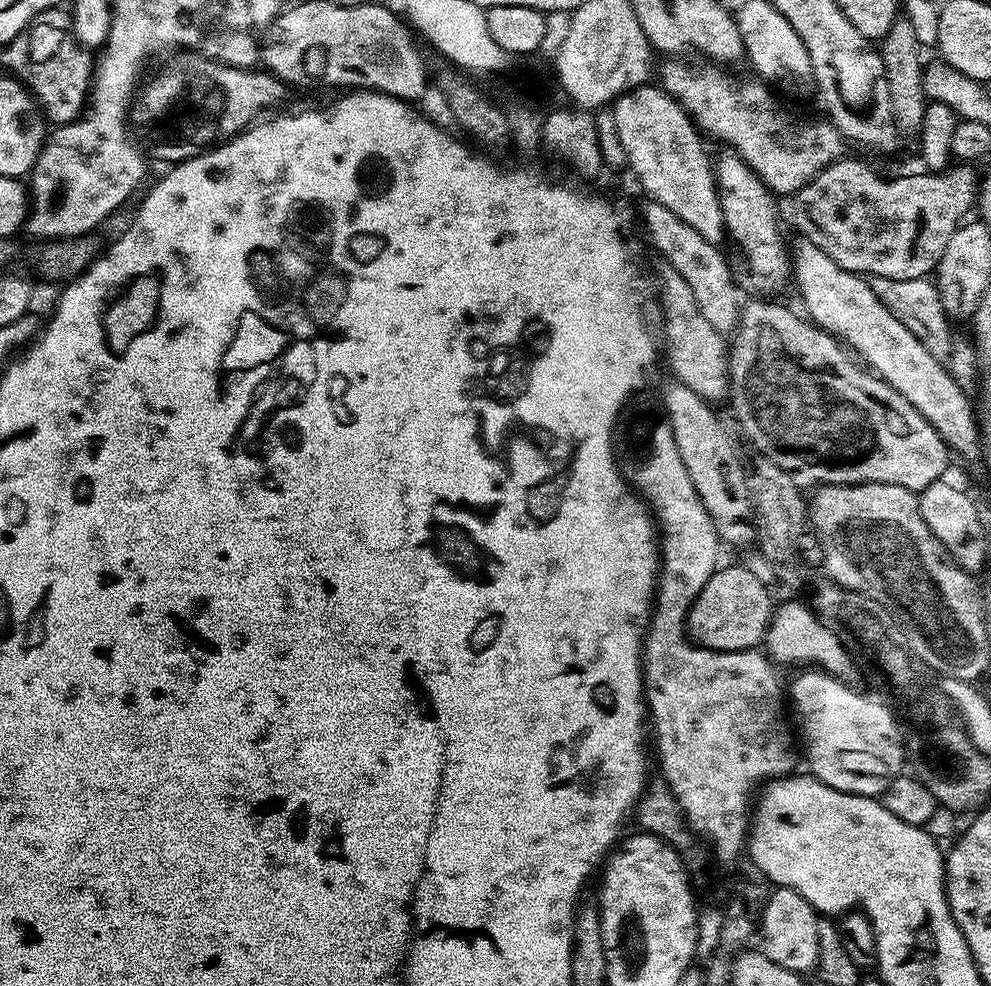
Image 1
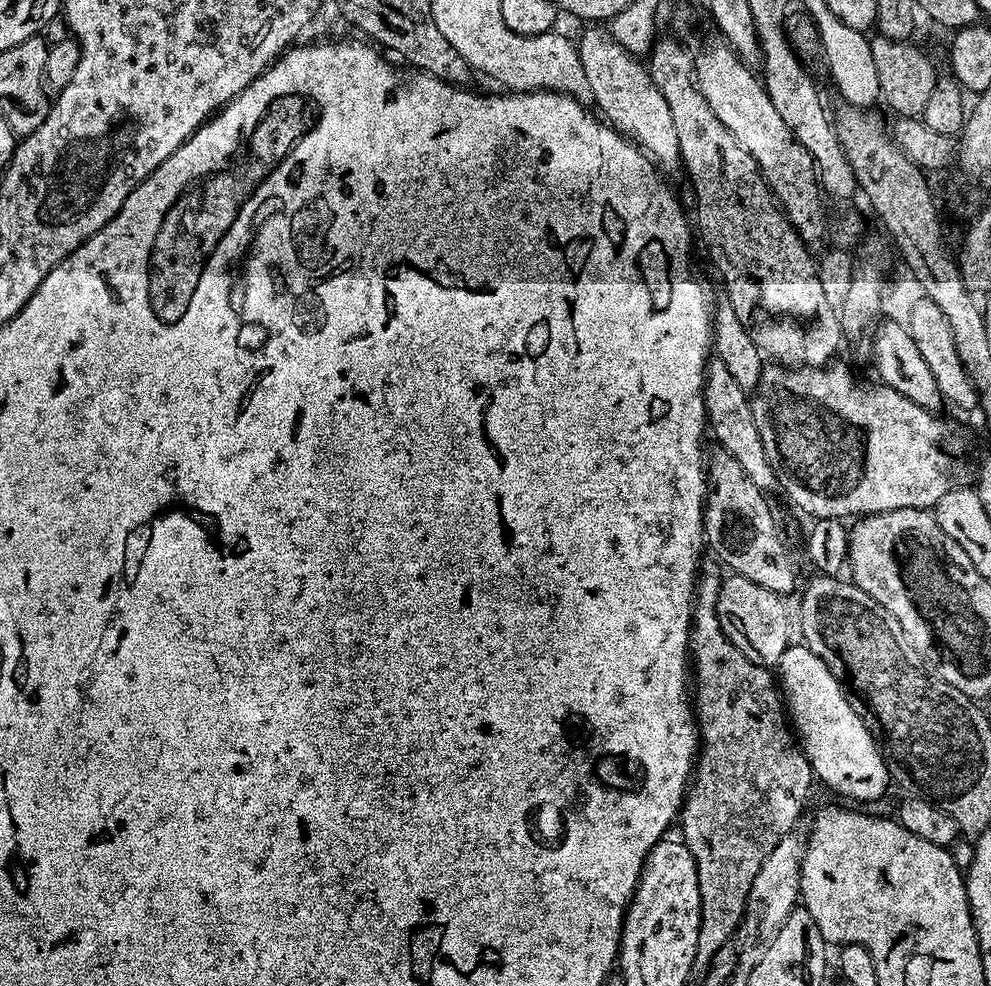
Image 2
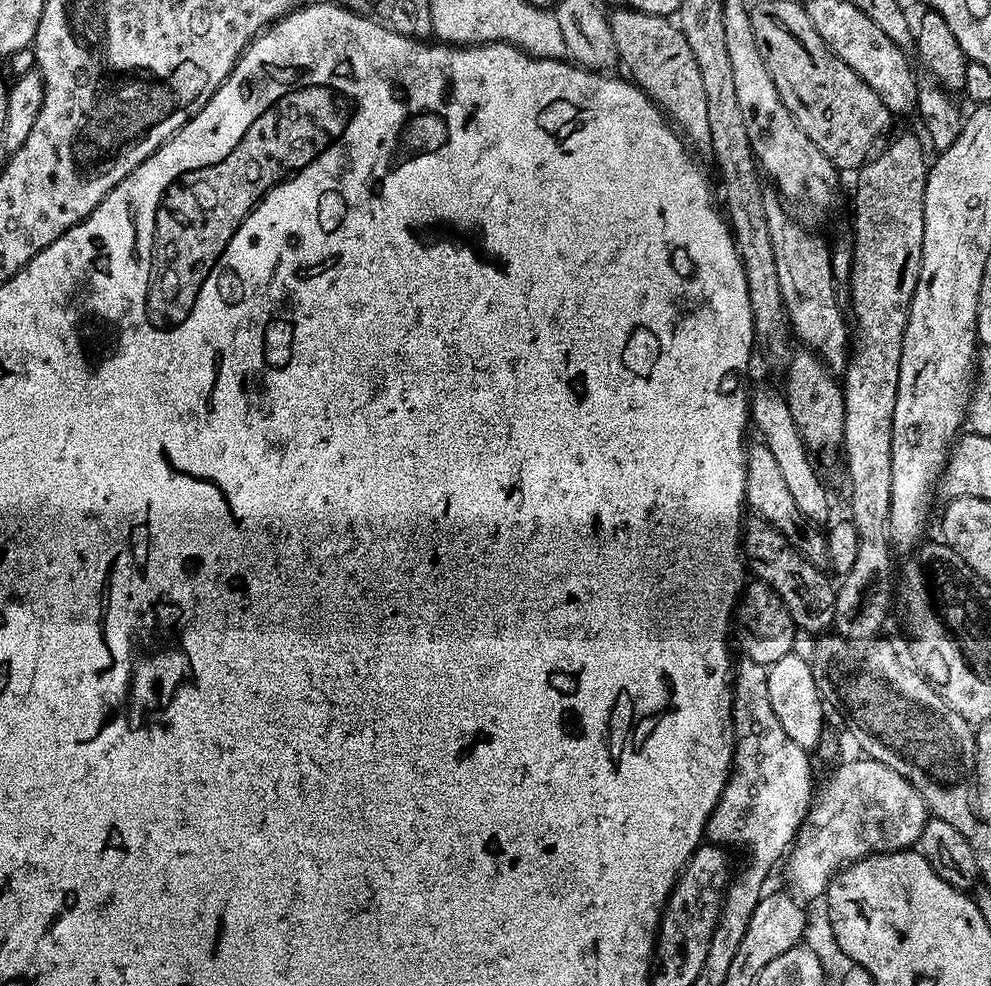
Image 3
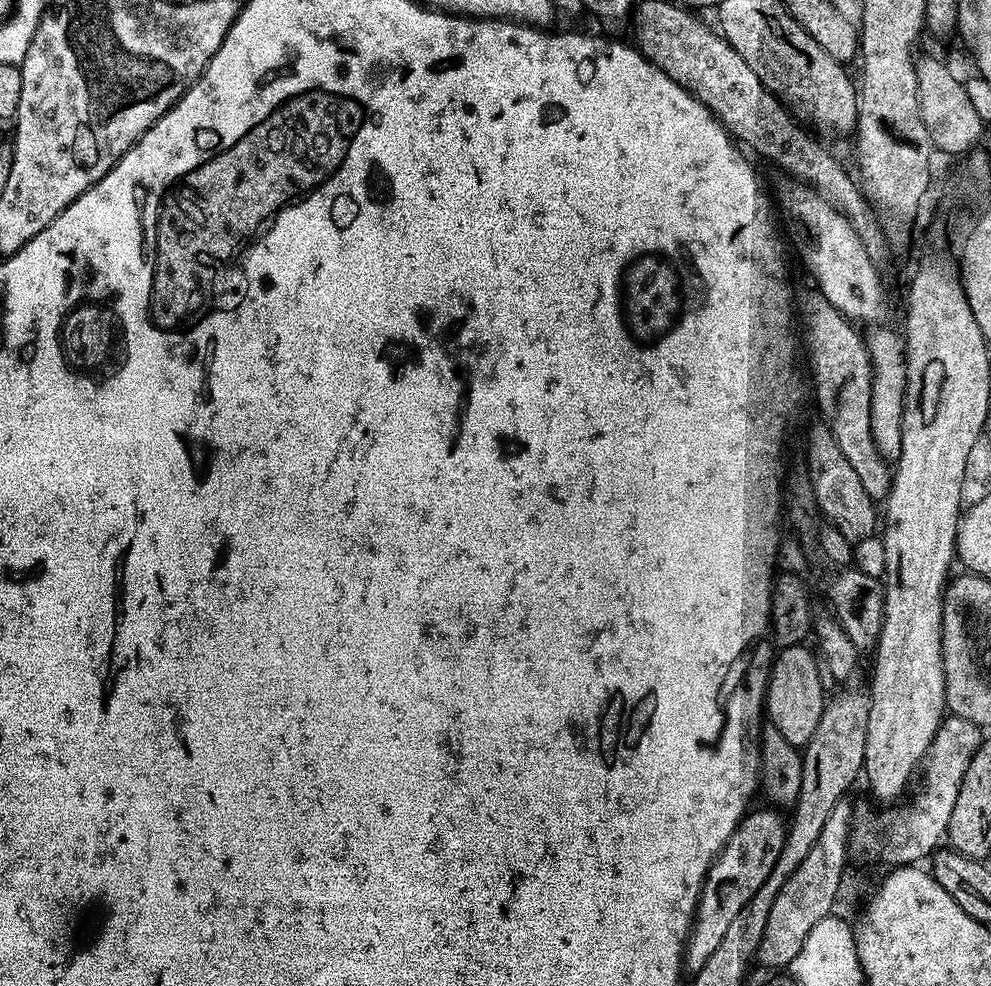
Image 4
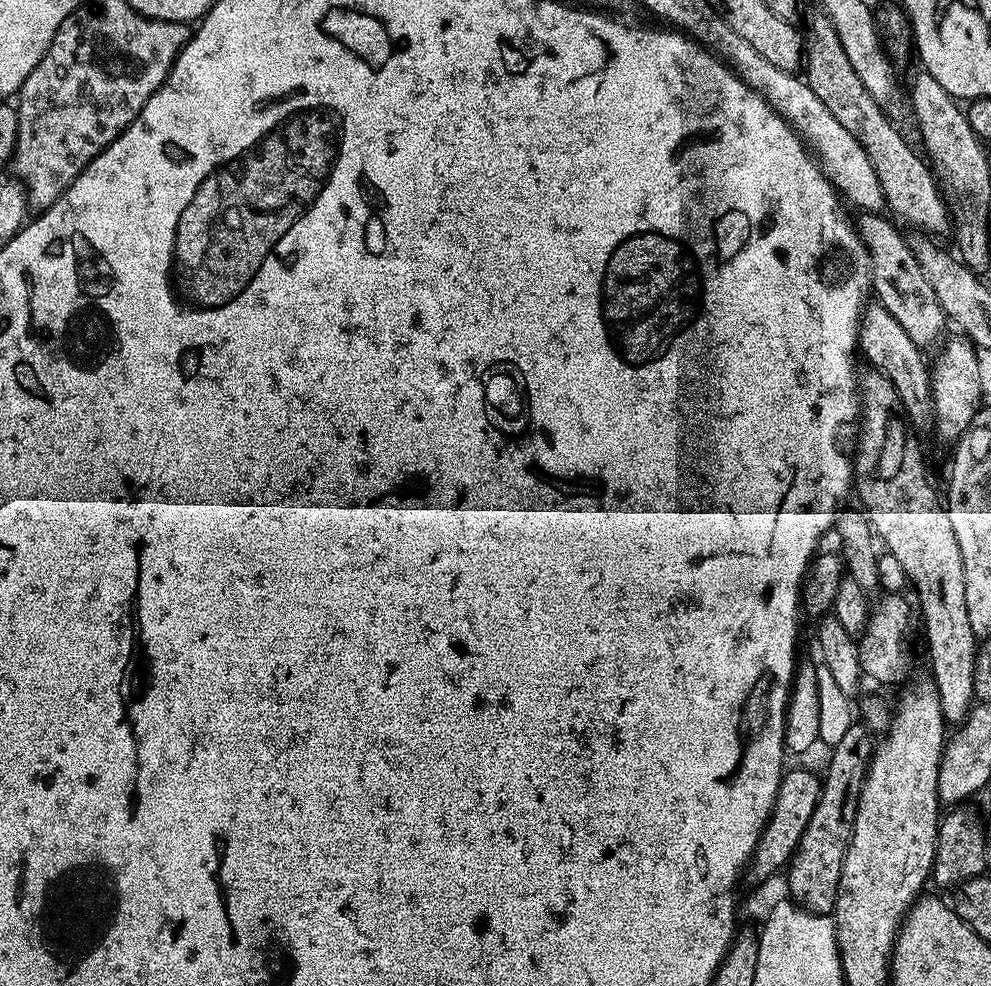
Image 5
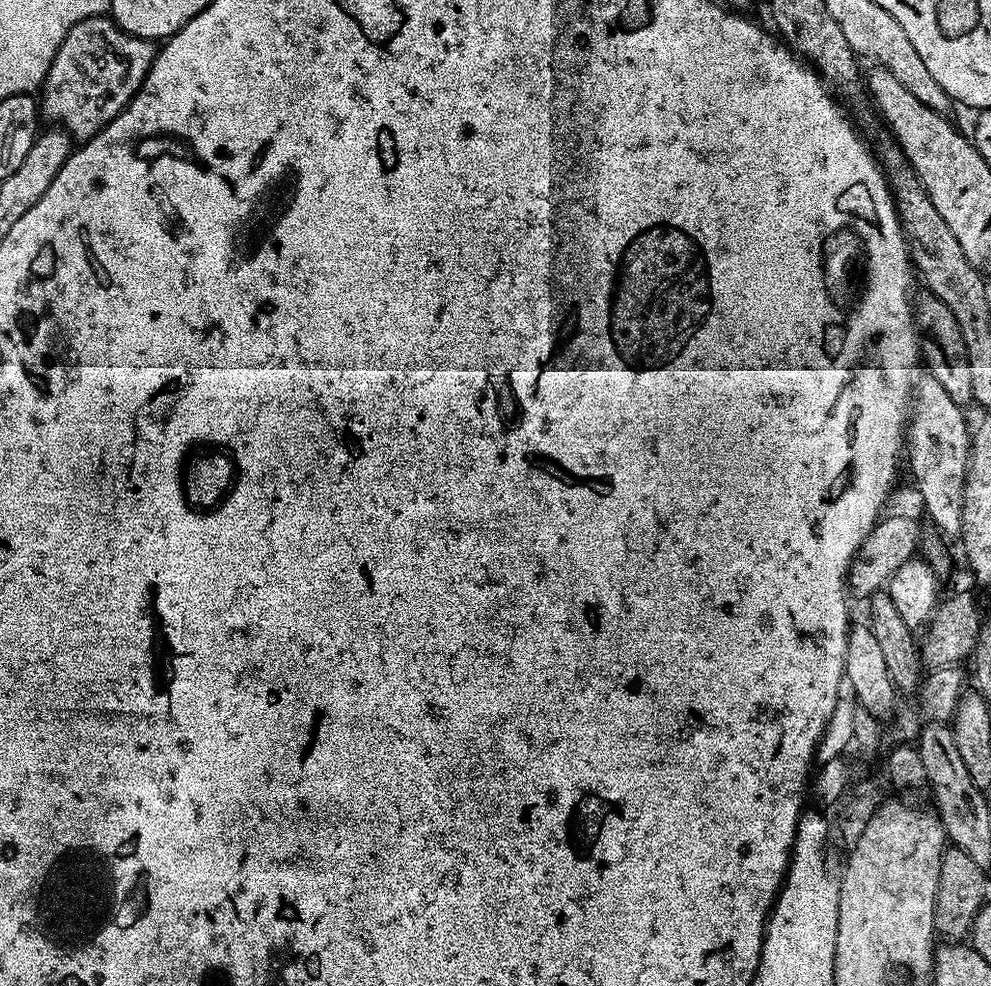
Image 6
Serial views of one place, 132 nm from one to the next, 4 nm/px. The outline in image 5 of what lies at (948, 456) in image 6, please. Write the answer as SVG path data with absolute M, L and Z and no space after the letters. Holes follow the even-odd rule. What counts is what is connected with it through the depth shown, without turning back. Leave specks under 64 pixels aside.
M872 302L865 307L860 318L860 338L858 350L869 360L871 367L880 372L898 390L898 398L904 407L904 415L908 417L913 429L931 429L936 419L934 398L932 397L932 373L929 361L924 361L925 353L906 335L906 330L898 326L897 320L883 308L879 302Z

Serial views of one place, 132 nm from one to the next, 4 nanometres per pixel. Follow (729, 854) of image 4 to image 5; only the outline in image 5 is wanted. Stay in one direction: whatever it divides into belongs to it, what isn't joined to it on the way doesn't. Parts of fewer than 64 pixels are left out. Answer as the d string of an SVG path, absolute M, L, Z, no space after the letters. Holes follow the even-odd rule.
M789 767L780 777L780 789L776 795L776 801L772 807L772 813L768 824L762 830L758 846L754 850L750 861L750 873L753 881L759 882L771 875L779 873L789 865L789 861L799 846L799 840L818 806L821 790L821 777L815 776L808 768Z

